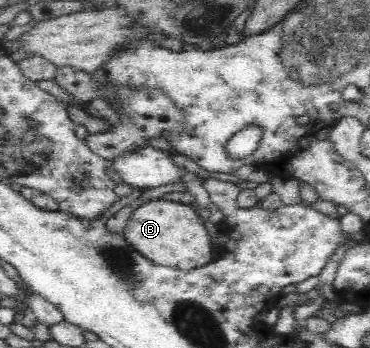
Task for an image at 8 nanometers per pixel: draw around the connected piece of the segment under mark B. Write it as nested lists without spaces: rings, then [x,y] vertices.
[[[159,198],[144,203],[132,214],[123,237],[130,247],[153,264],[187,270],[212,261],[211,241],[203,222],[192,207]]]

